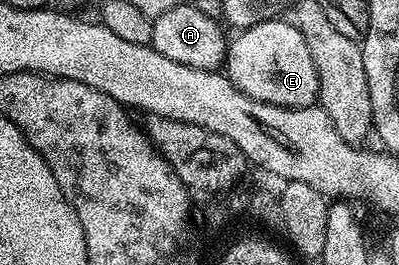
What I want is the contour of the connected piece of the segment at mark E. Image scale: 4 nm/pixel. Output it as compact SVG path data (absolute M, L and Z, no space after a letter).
M282 17L271 18L234 35L226 47L225 73L245 96L274 106L313 106L319 97L317 68L309 54L305 36Z

